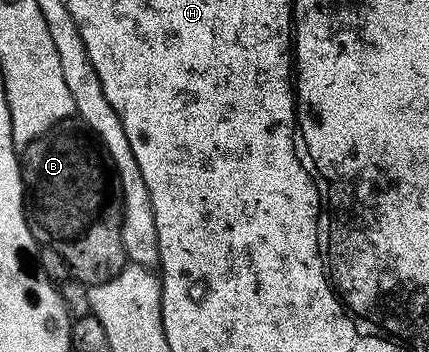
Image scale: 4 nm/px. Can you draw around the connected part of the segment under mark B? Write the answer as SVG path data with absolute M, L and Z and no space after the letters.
M76 116L64 118L62 122L50 128L46 134L40 134L34 142L30 142L28 146L24 147L19 161L21 163L21 182L25 186L25 219L35 241L42 247L50 246L69 265L69 270L73 273L70 275L86 287L97 286L99 283L115 277L127 265L125 249L123 248L123 236L121 235L121 207L123 203L121 200L121 185L117 182L117 169L113 167L113 161L109 158L109 153L105 150L100 138L80 118Z

